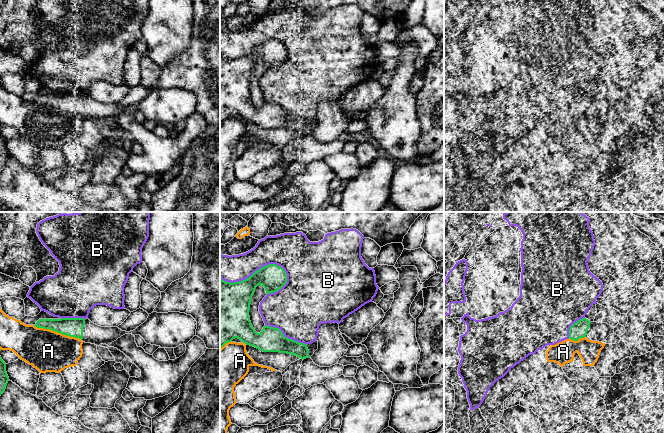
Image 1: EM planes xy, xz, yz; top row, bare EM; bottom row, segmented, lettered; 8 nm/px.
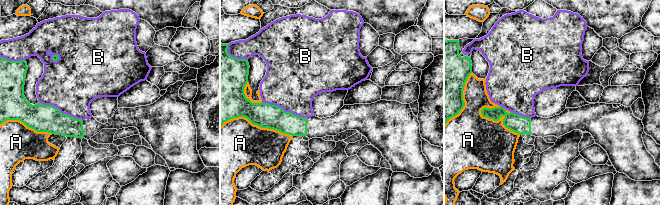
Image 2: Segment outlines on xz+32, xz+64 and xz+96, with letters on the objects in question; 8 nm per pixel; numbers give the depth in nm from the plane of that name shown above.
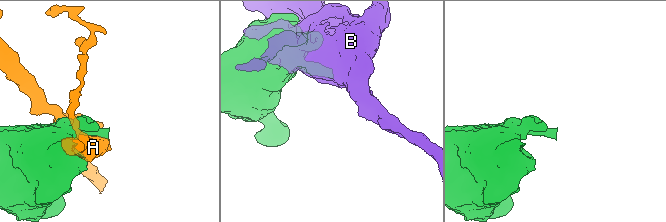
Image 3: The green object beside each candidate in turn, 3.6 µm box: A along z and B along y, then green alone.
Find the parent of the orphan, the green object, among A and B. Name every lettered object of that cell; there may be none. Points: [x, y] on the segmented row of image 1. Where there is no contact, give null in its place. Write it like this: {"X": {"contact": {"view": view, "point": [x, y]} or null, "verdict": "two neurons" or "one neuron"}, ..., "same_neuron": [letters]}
{"A": {"contact": {"view": "xy", "point": [57, 331]}, "verdict": "two neurons"}, "B": {"contact": {"view": "xz", "point": [255, 271]}, "verdict": "two neurons"}, "same_neuron": []}

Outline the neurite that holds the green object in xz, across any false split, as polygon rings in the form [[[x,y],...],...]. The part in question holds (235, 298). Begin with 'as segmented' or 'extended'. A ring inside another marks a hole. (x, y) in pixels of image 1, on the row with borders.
extended | [[[276,264],[266,265],[255,271],[249,278],[239,282],[226,282],[220,278],[220,349],[228,342],[238,338],[243,343],[253,346],[263,352],[279,352],[295,355],[301,359],[311,358],[318,349],[318,341],[304,344],[288,339],[282,331],[275,327],[264,326],[260,333],[253,328],[249,310],[252,296],[258,285],[265,288],[266,294],[275,293],[287,283],[287,274]]]

